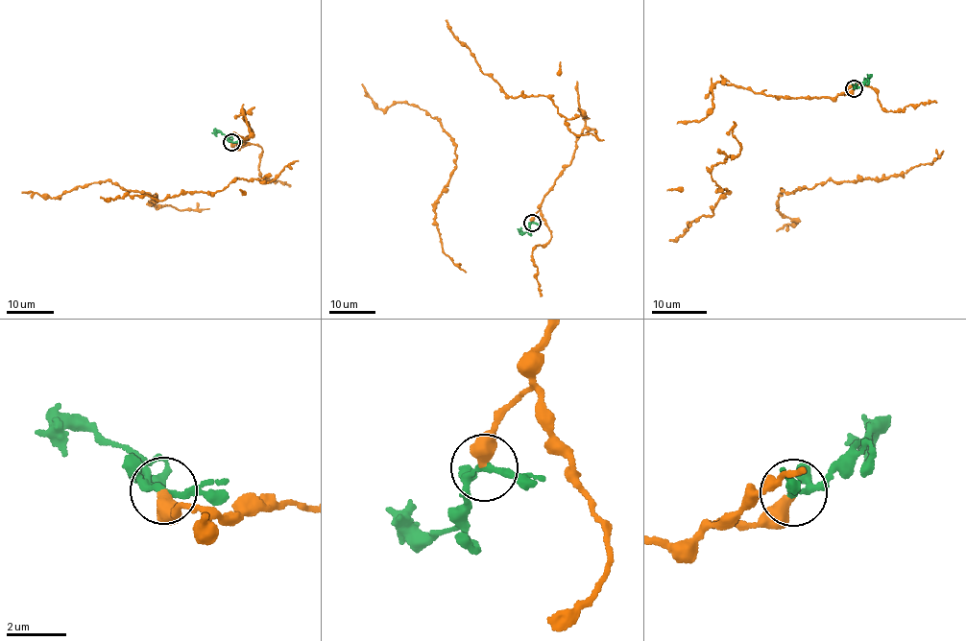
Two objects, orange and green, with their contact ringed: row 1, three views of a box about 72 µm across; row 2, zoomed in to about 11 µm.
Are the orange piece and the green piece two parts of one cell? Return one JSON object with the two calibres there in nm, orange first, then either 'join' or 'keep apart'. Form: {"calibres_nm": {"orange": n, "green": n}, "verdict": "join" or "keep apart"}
{"calibres_nm": {"orange": 400, "green": 160}, "verdict": "keep apart"}

